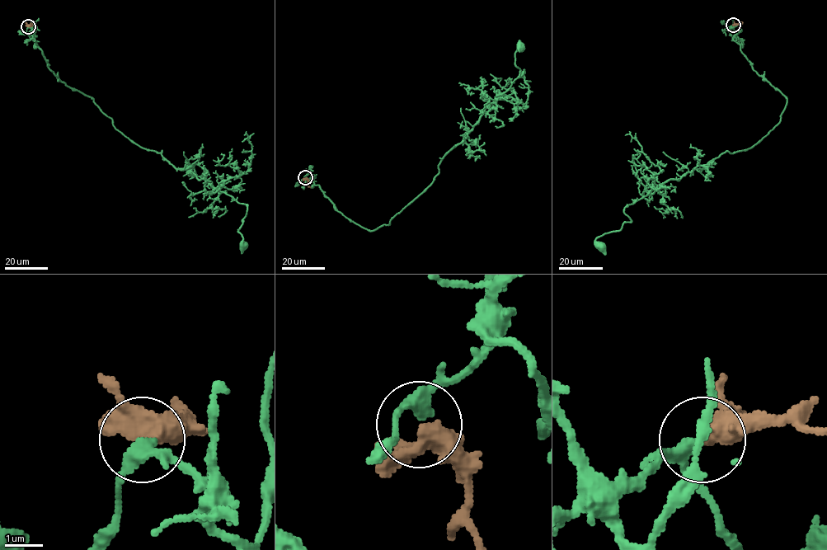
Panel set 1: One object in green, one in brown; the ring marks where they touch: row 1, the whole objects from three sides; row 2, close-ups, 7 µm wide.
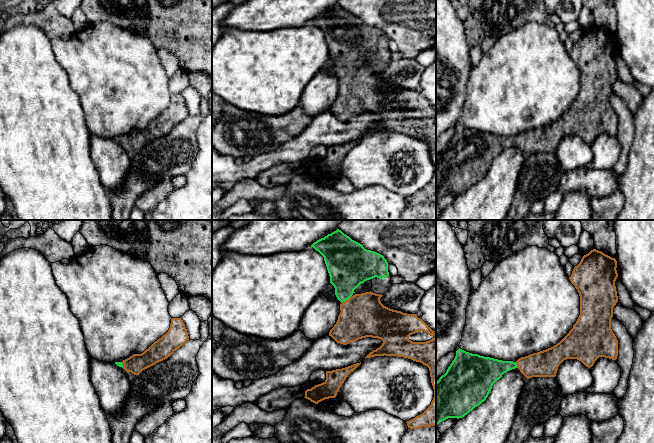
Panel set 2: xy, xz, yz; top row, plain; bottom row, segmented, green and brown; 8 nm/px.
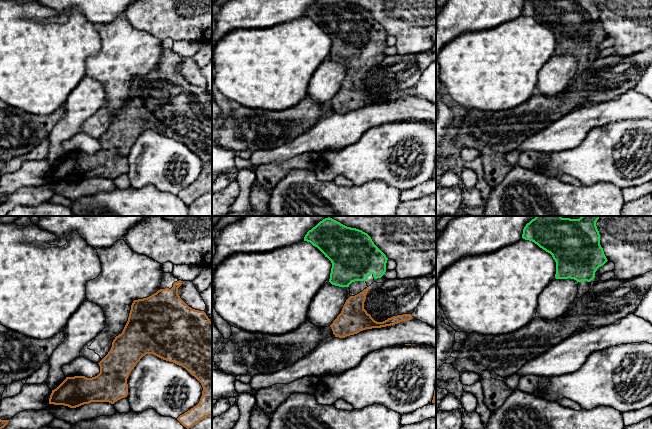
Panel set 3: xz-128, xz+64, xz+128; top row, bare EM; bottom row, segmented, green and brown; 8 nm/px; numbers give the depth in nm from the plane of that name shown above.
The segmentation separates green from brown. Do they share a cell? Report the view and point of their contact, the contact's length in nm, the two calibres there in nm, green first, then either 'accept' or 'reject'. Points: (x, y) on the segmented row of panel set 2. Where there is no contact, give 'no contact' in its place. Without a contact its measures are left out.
contact xz (346, 299); length 110 nm; calibres 320 and 360 nm; accept

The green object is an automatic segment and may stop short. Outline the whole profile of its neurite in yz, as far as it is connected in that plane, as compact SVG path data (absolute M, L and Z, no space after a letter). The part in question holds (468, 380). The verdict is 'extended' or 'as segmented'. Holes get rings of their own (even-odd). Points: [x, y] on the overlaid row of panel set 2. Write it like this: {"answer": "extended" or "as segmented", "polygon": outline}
{"answer": "extended", "polygon": "M596 249L584 255L574 267L569 279L580 296L580 315L569 333L553 347L521 357L516 362L484 357L459 348L446 373L436 382L436 426L448 418L459 419L467 415L486 400L493 384L512 369L518 368L527 379L555 377L559 365L566 359L577 359L588 368L592 367L599 357L616 360L618 340L611 329L613 308L618 302L616 268L615 258Z"}

